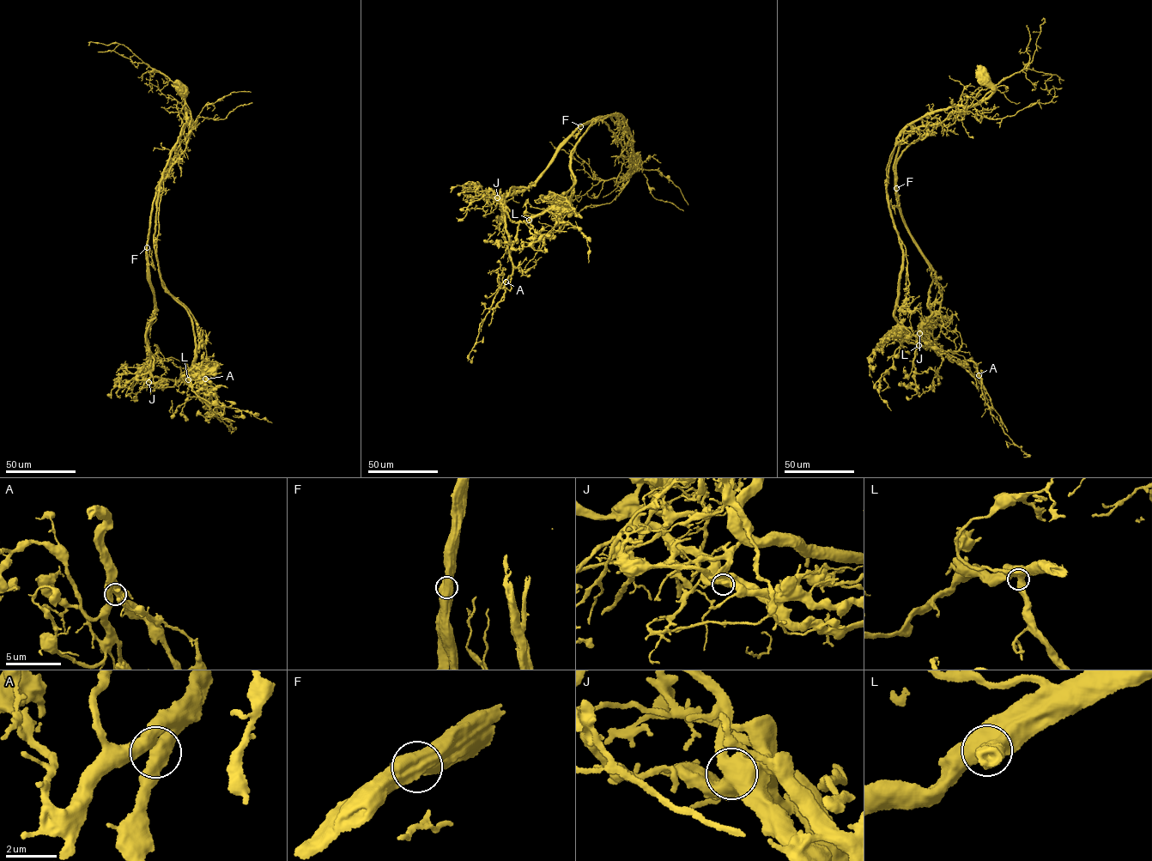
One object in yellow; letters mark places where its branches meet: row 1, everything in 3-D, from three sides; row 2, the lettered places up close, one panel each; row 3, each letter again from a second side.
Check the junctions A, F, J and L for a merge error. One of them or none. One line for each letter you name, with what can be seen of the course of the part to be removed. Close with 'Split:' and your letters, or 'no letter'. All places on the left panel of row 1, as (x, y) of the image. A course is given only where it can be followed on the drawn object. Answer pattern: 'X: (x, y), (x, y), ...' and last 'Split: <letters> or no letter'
F: (147, 247), (155, 303), (146, 334), (152, 375), (189, 380), (203, 368), (217, 417), (233, 430)
Split: F

